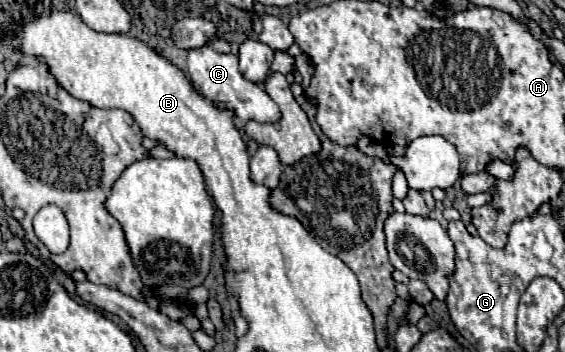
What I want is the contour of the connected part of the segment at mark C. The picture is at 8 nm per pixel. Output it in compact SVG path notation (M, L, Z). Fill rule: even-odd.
M205 44L201 48L191 48L187 56L187 68L189 78L195 84L195 88L213 100L219 108L229 108L235 112L235 124L243 126L247 120L255 122L277 122L281 112L279 106L269 98L265 88L261 84L255 84L247 80L239 70L239 58L229 54L219 54L211 48L211 44Z

